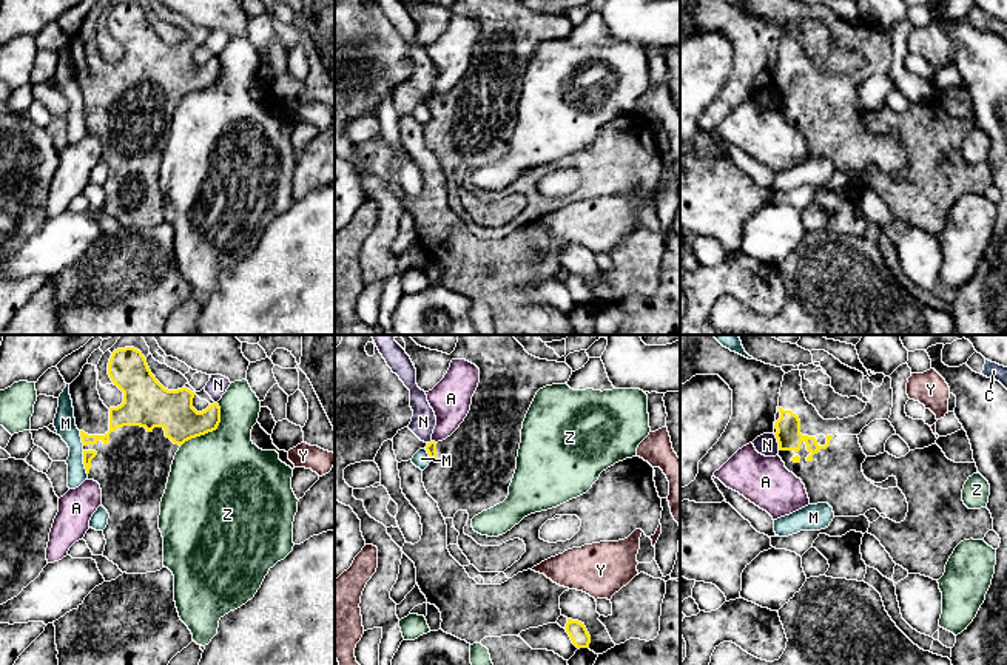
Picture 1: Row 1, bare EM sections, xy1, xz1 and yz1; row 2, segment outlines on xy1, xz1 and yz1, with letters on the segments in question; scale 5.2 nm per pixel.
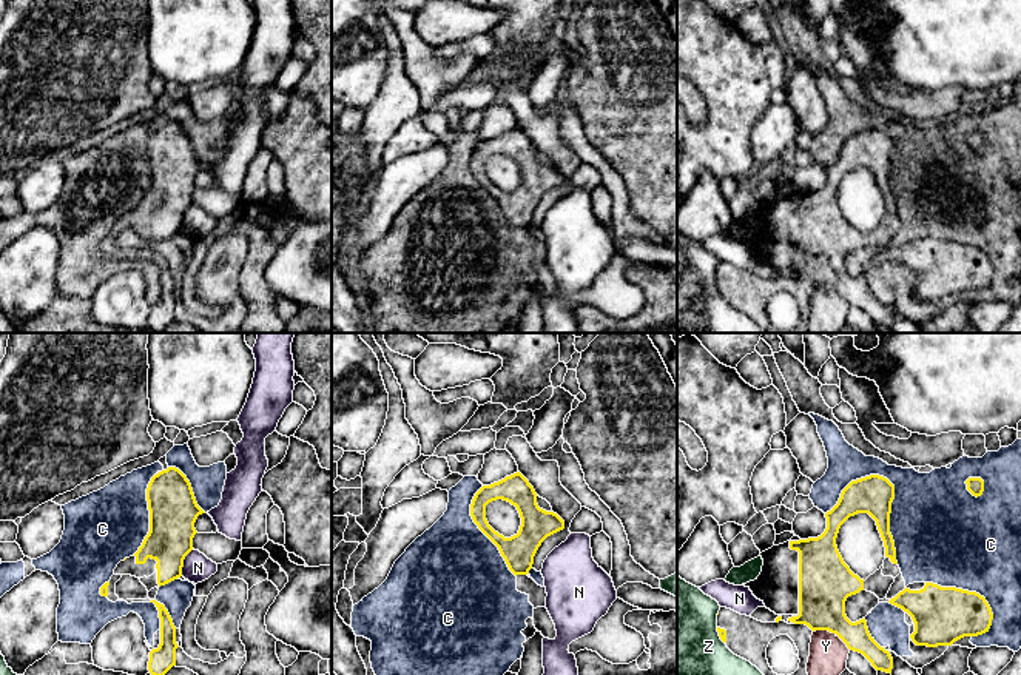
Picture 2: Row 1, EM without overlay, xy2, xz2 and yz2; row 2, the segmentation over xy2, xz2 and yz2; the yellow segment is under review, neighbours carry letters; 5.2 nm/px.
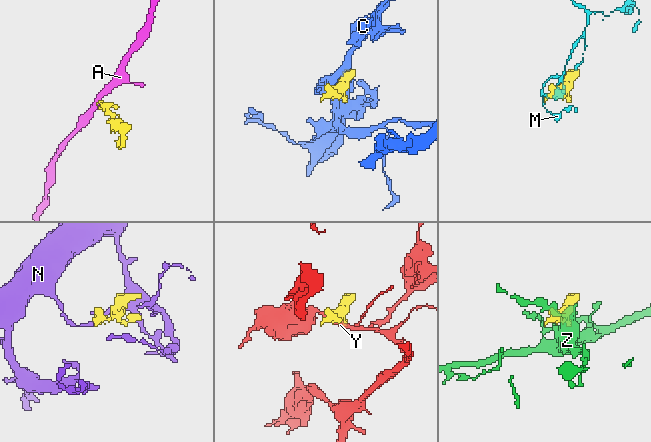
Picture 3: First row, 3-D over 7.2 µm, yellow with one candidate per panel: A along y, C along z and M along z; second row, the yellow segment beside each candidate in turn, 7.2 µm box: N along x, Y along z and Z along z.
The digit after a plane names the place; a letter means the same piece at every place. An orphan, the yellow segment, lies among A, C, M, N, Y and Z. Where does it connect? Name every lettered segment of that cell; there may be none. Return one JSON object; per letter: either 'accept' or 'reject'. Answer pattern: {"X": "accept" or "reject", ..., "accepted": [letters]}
{"A": "reject", "C": "reject", "M": "reject", "N": "reject", "Y": "reject", "Z": "reject", "accepted": []}

